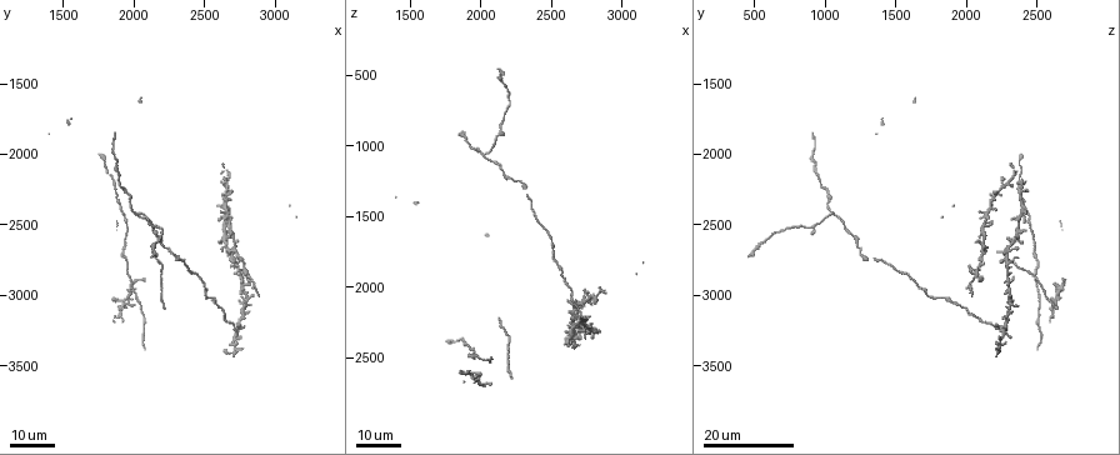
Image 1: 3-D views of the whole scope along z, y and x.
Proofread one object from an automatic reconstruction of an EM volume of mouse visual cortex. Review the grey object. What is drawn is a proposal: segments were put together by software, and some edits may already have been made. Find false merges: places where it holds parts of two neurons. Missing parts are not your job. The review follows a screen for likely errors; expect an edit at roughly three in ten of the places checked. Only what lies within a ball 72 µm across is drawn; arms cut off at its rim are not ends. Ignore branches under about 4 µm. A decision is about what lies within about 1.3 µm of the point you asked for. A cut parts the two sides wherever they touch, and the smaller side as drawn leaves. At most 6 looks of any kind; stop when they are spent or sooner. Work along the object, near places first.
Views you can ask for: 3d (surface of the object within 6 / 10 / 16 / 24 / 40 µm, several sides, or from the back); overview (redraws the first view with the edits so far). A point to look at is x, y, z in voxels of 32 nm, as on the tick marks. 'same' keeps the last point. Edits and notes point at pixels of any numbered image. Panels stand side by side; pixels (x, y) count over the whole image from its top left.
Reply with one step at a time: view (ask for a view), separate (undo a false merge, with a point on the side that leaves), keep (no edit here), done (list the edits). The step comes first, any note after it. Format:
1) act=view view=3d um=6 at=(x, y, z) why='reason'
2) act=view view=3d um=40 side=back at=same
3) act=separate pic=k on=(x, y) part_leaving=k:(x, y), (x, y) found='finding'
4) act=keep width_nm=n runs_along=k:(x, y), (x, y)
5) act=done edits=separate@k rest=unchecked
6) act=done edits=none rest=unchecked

act=view view=3d um=24 at=(2220, 2780, 2360)

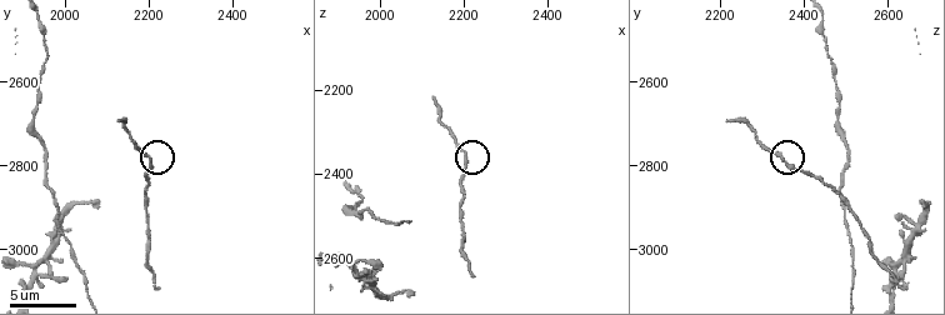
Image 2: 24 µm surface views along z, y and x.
act=view view=3d um=6 at=(2210, 2795, 2350) why='closer look'

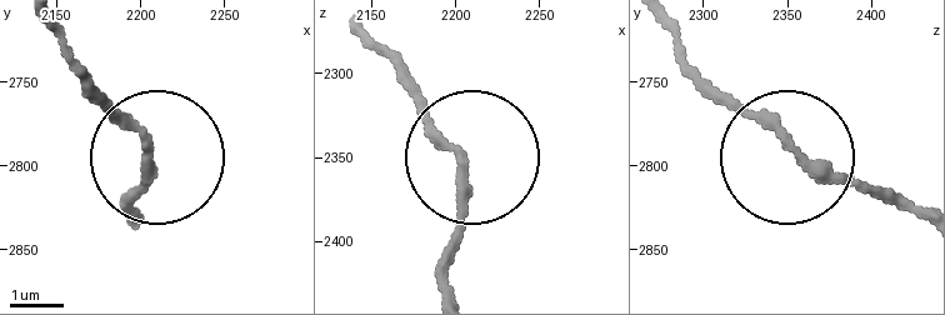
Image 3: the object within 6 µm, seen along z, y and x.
act=keep width_nm=190 found='continuous, no second neuron'

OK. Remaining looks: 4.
act=view view=3d um=16 at=(2640, 2240, 2240) why='side arm on a straight run'

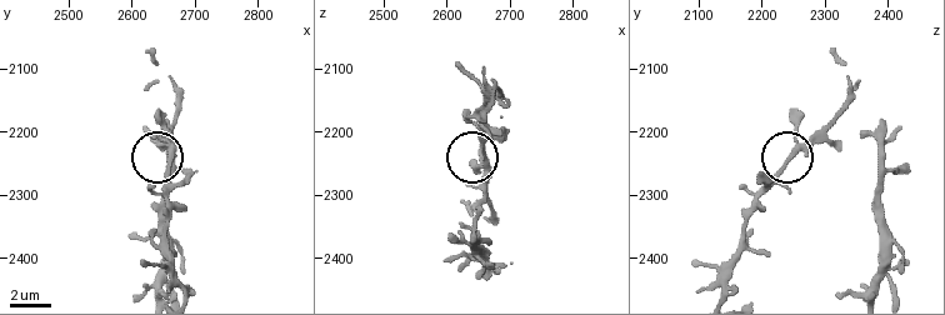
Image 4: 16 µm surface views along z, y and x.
act=view view=3d um=10 at=(2655, 2255, 2235)

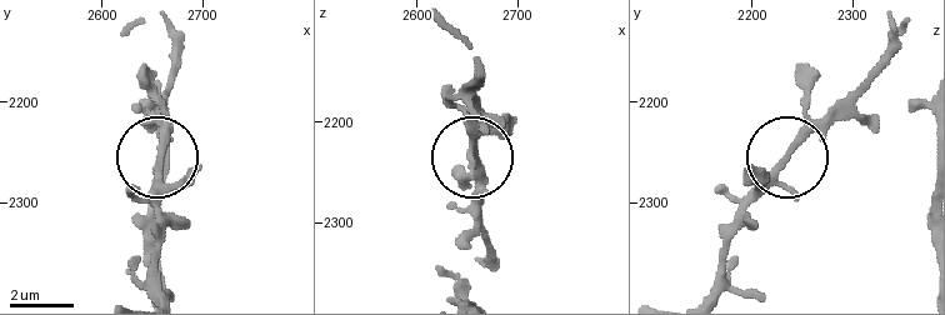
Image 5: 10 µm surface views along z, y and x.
act=keep runs_along=5:(919, 110), (823, 120), (720, 228) found='continuous, no second neuron'

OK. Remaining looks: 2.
act=view view=3d um=16 at=(2640, 2600, 2340) why='looks like a crossing'

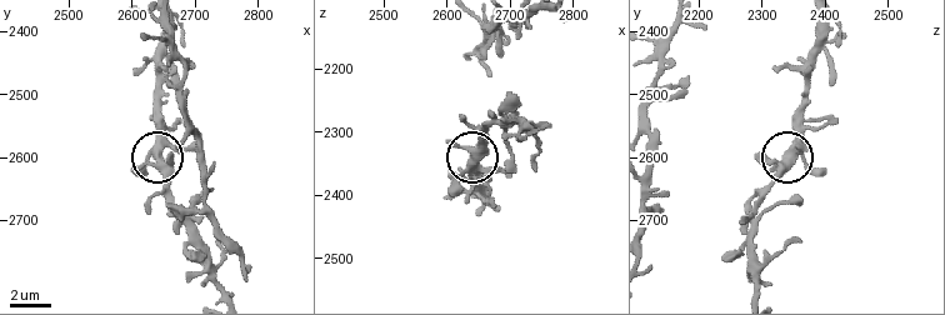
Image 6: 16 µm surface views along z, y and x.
act=view view=3d um=10 at=(2640, 2610, 2335)

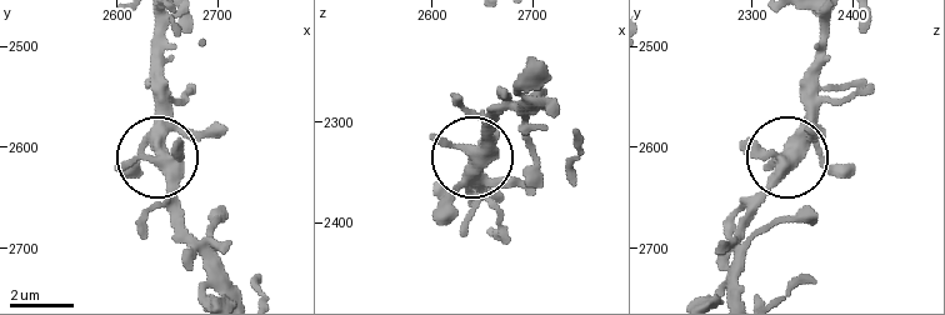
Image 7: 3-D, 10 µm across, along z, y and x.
act=keep width_nm=370 found='all the same neuron'

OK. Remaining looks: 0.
act=done edits=none rest=unchecked

